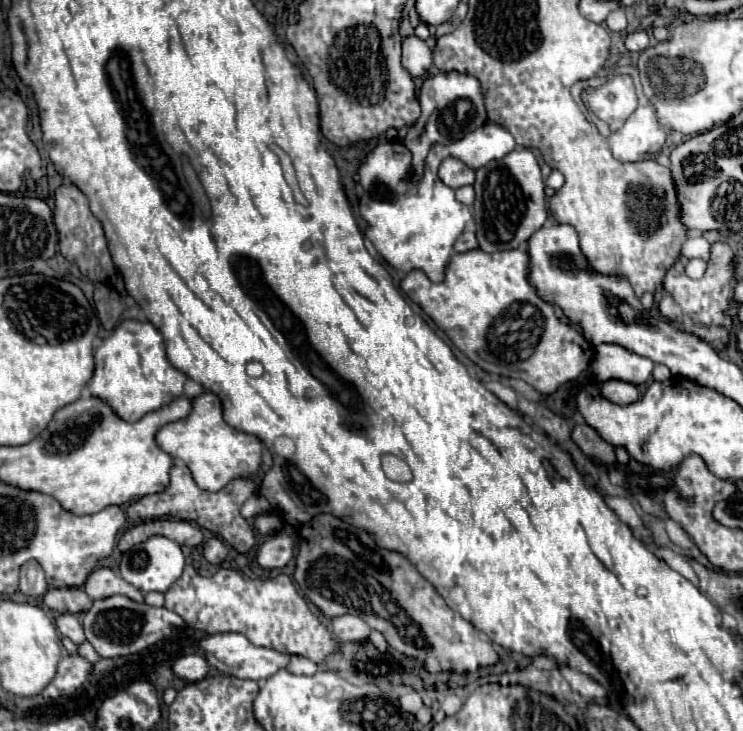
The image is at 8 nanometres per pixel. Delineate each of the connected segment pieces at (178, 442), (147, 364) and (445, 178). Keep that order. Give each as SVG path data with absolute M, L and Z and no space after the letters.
M209 391L193 399L193 409L185 419L163 425L157 431L155 441L173 459L181 459L189 467L195 483L207 491L219 491L231 479L255 473L259 469L263 451L263 443L257 437L235 431L225 423L219 397Z
M123 321L111 337L107 337L103 341L103 345L99 345L95 349L95 373L89 381L89 391L93 397L105 401L123 421L139 421L145 413L151 413L163 405L169 405L173 399L177 399L183 391L187 377L175 369L165 355L165 345L163 345L163 337L159 335L159 331L155 331L149 323L139 323L139 321Z
M445 157L439 165L439 179L451 189L471 185L475 181L475 171L455 157Z

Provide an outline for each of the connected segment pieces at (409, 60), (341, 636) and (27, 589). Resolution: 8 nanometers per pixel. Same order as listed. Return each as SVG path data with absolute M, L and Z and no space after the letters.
M407 37L403 41L403 67L411 77L427 75L431 67L431 49L419 37Z
M355 615L333 617L331 627L333 627L335 637L341 643L359 643L359 641L367 639L369 631L371 631L371 627L361 617L355 617Z
M27 561L21 565L21 575L19 575L19 591L27 599L39 599L47 593L47 581L43 575L43 569L37 561Z

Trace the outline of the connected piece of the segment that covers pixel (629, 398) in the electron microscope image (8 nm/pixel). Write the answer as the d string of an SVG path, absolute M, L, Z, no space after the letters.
M611 379L611 381L605 381L601 385L601 395L605 399L609 399L611 403L629 405L629 403L633 403L633 401L639 399L639 387L635 387L631 383L625 383L625 381Z

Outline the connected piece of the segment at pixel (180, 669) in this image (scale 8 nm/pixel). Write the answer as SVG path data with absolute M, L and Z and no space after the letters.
M185 655L185 657L179 657L175 663L173 663L173 673L177 677L181 677L183 681L187 683L193 683L193 681L201 681L207 677L209 673L209 665L207 661L201 657L201 655Z

